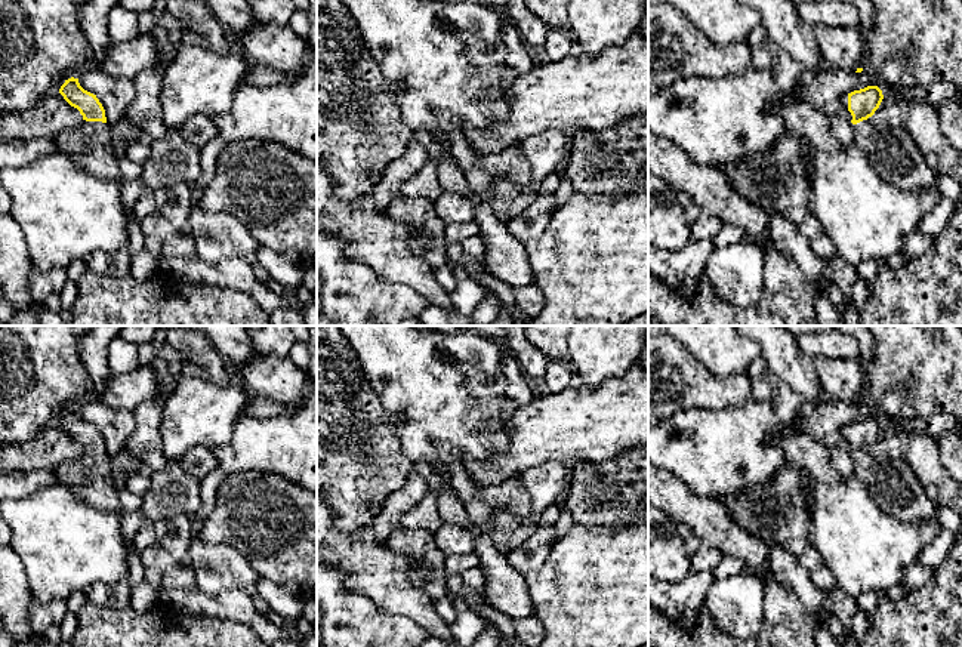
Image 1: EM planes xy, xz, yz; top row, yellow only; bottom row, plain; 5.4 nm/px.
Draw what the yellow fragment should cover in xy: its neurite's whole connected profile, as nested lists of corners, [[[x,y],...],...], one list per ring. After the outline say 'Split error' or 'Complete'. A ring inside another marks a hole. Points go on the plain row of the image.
[[[74,409],[65,412],[59,425],[83,447],[78,457],[55,468],[59,484],[68,486],[74,497],[90,508],[123,515],[110,456],[96,426],[84,422]]]. Split error

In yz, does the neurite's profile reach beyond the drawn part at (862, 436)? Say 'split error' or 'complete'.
split error

